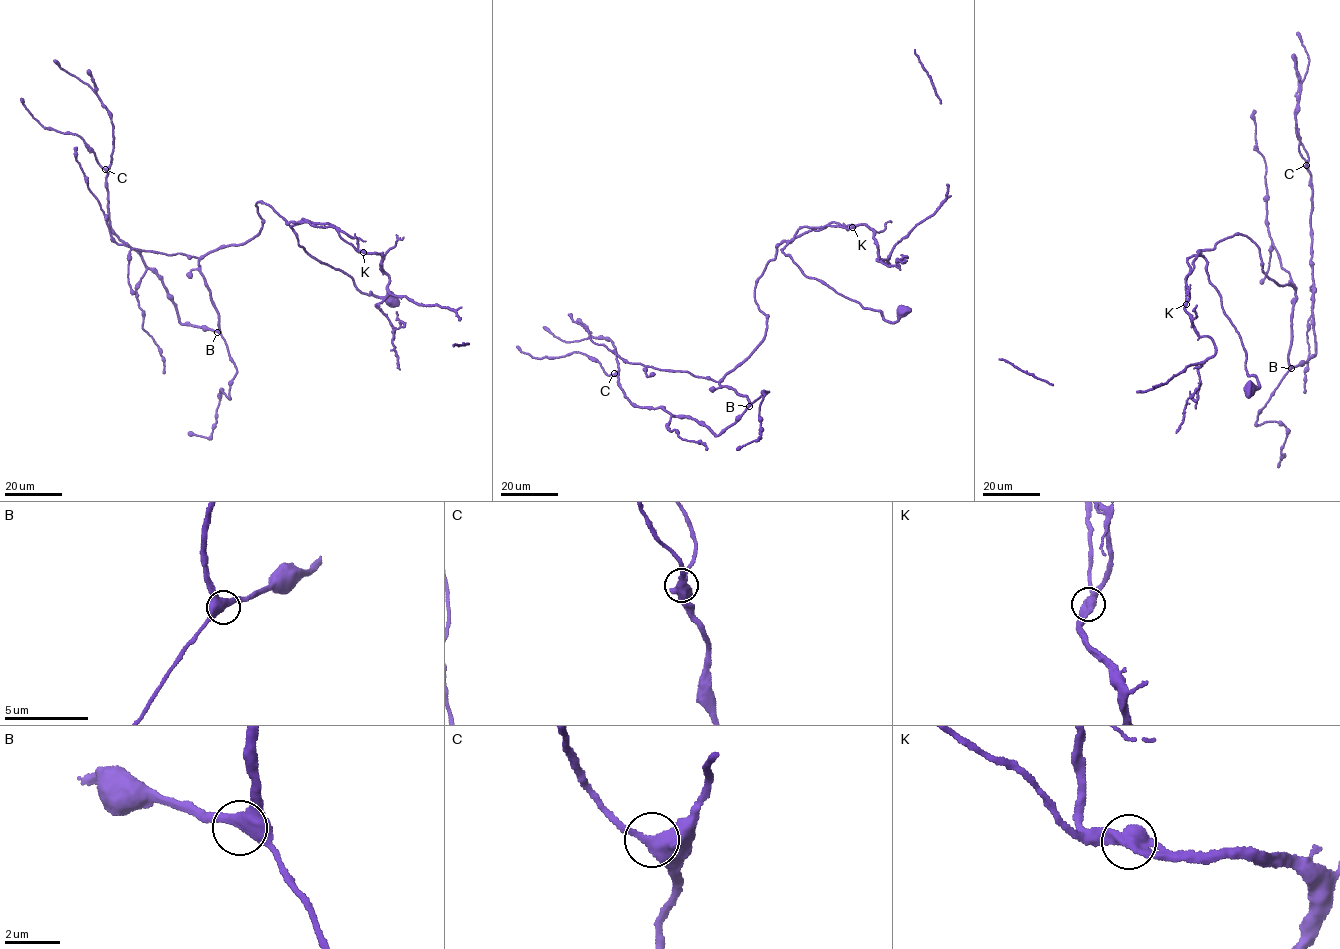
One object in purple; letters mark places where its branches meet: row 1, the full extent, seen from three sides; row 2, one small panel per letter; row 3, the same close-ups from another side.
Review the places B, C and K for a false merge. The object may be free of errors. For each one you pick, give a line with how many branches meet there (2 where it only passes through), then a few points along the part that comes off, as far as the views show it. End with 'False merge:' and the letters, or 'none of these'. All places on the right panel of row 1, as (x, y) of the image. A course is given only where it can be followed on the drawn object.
False merge: none of these

